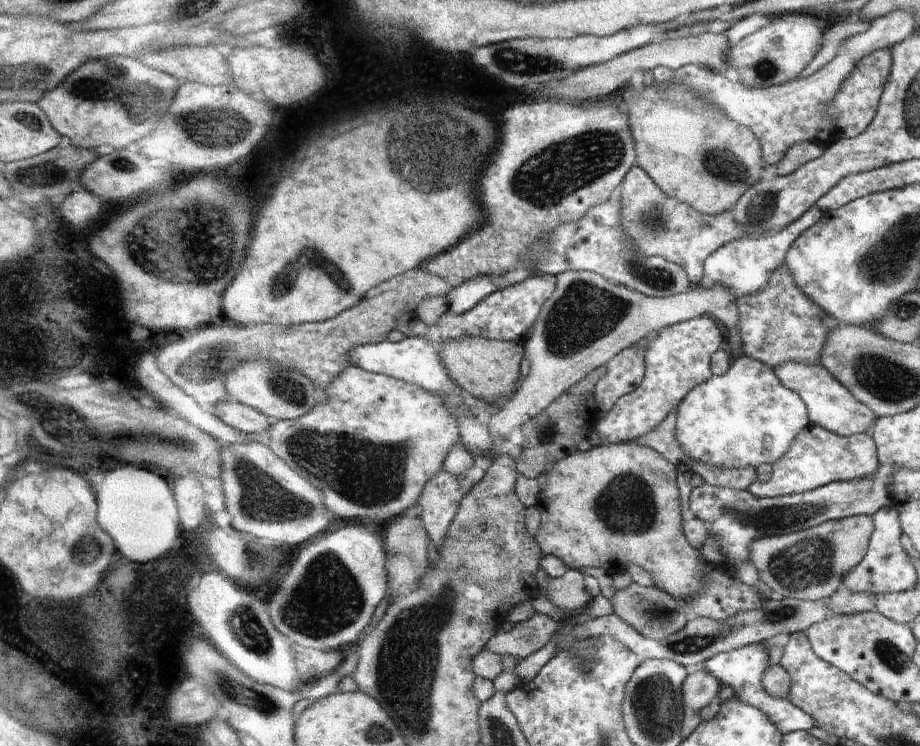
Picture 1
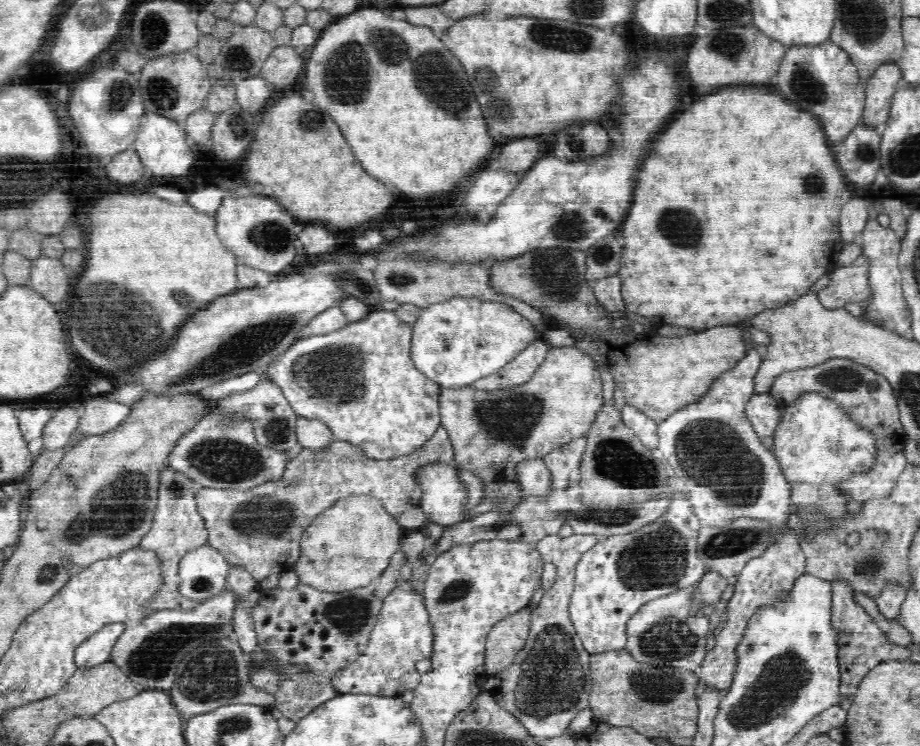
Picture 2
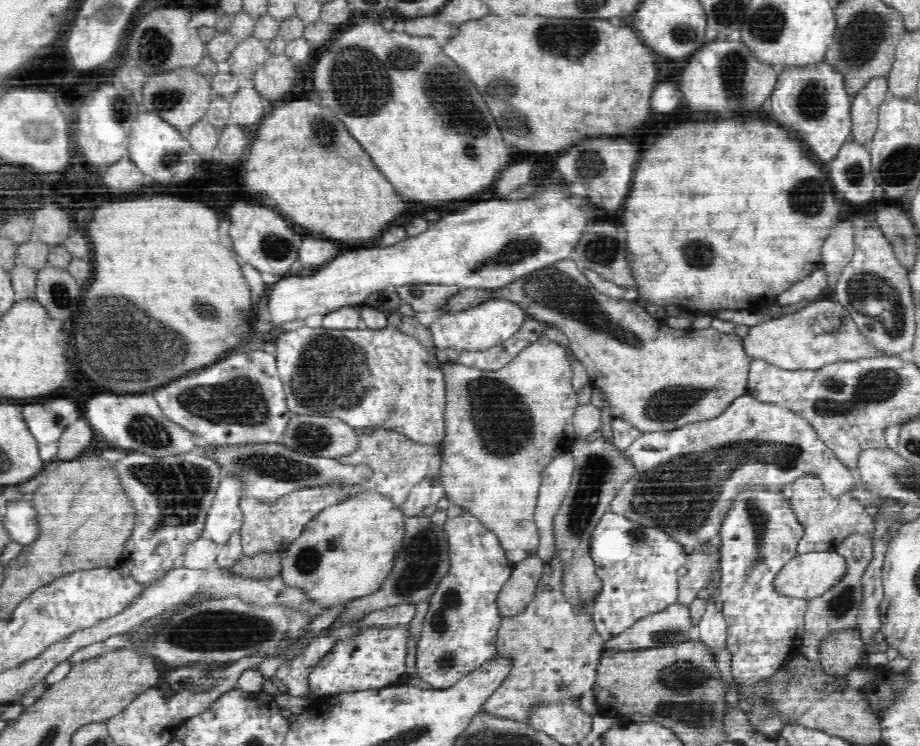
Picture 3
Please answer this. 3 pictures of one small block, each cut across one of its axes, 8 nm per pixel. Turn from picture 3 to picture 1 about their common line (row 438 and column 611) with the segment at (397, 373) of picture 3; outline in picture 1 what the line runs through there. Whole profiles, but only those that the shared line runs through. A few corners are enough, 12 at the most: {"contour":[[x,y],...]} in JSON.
{"contour":[[712,317],[646,340],[644,380],[594,428],[607,445],[653,432],[712,376]]}

